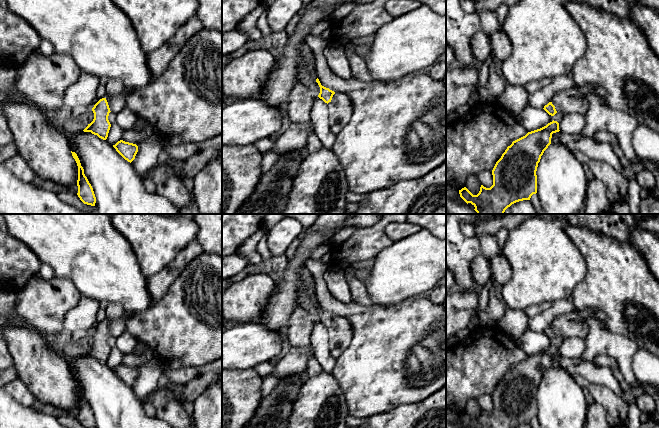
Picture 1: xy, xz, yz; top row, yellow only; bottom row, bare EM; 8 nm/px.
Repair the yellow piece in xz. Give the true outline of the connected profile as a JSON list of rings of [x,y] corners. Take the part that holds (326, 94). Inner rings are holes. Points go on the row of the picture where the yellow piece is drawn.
[[[316,79],[320,87],[318,97],[322,99],[329,108],[330,129],[334,134],[339,133],[349,122],[353,113],[353,103],[350,97],[344,93],[335,93],[321,85],[319,79]]]

